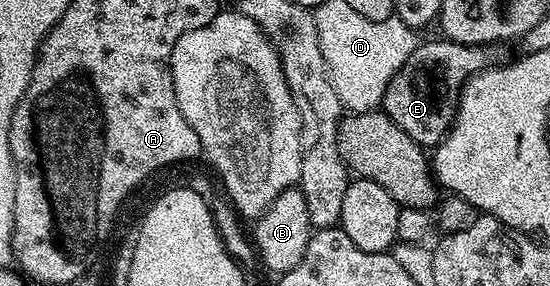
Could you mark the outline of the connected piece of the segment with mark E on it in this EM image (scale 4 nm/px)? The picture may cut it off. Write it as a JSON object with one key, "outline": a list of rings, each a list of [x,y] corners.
{"outline":[[[437,38],[427,44],[419,43],[412,50],[408,62],[392,78],[384,94],[381,107],[388,118],[408,134],[416,143],[433,150],[442,143],[458,114],[458,98],[466,81],[478,72],[503,64],[509,64],[512,55],[505,43],[458,44],[454,40]]]}

